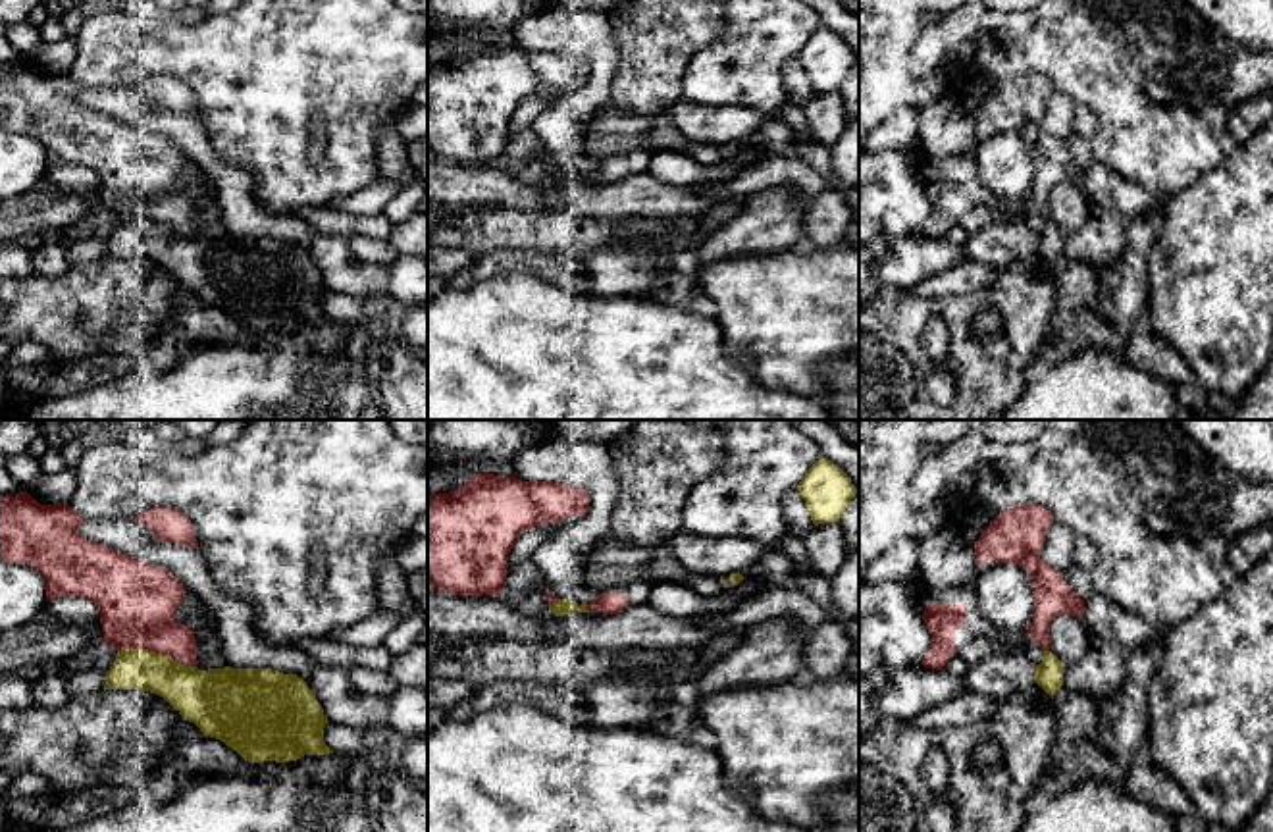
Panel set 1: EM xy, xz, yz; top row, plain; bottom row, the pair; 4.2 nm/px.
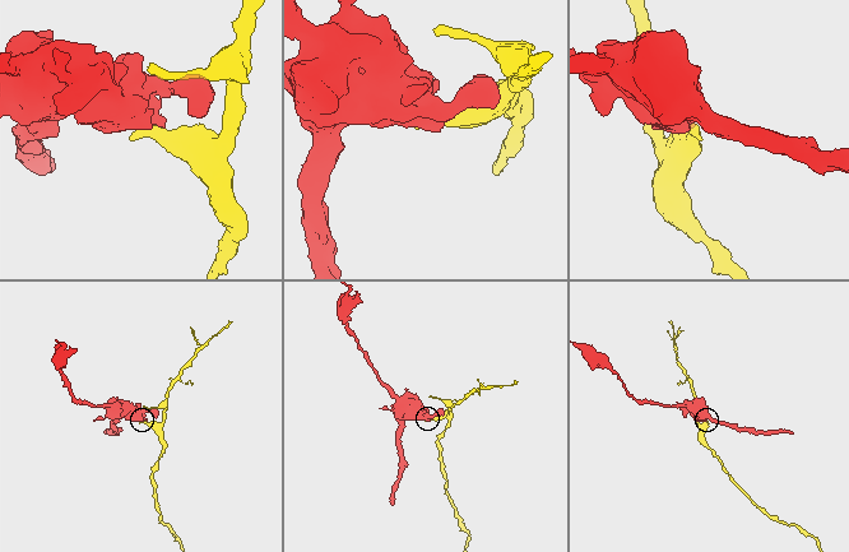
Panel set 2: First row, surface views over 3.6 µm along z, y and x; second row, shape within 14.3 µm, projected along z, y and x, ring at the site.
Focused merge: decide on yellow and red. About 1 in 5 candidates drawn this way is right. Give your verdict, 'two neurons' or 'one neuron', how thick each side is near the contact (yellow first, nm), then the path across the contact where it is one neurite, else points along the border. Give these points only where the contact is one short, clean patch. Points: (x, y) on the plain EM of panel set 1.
two neurons; calibres 200 and 320 nm

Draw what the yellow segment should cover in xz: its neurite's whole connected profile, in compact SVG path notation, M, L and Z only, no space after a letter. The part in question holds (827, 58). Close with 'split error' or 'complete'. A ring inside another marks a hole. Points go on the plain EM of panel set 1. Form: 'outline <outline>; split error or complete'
outline M818 27L797 54L815 94L840 91L842 81L859 60L834 31Z; complete

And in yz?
outline M1044 220L1042 231L1036 235L1036 252L1053 264L1063 254L1063 235L1052 220Z; complete

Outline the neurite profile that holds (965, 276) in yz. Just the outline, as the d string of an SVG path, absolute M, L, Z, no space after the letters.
M957 258L946 270L921 281L911 293L932 300L944 300L959 295L984 291L996 279L996 272L973 258Z

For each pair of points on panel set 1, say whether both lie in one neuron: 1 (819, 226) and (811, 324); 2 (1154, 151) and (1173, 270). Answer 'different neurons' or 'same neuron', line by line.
1: different neurons
2: different neurons

